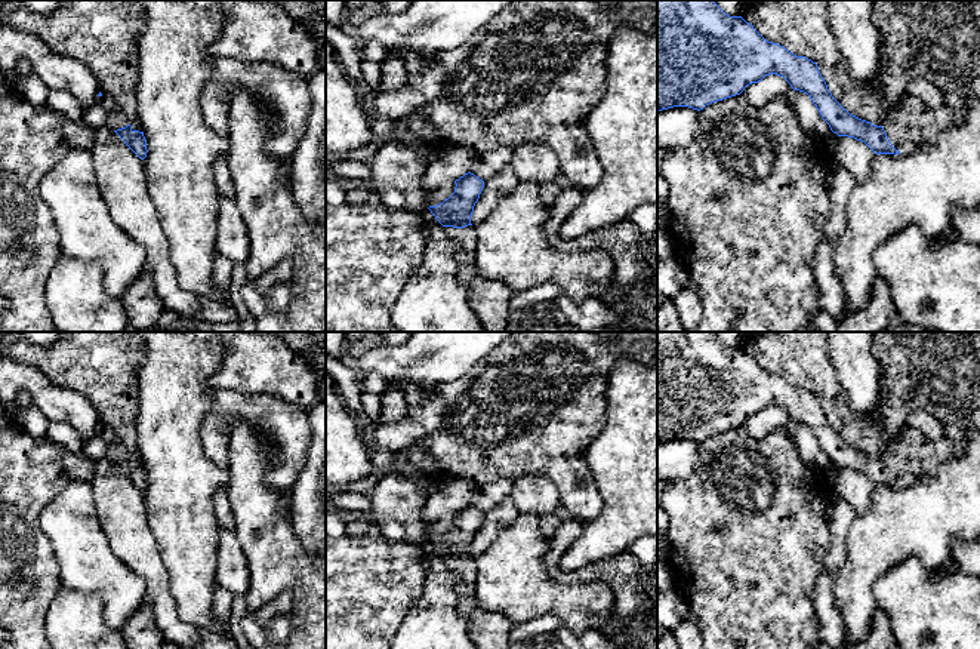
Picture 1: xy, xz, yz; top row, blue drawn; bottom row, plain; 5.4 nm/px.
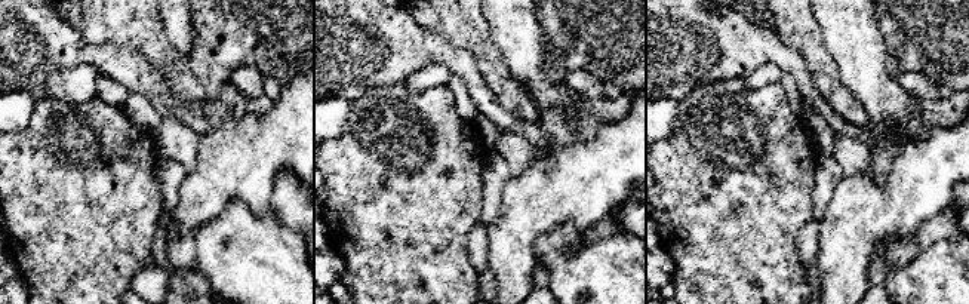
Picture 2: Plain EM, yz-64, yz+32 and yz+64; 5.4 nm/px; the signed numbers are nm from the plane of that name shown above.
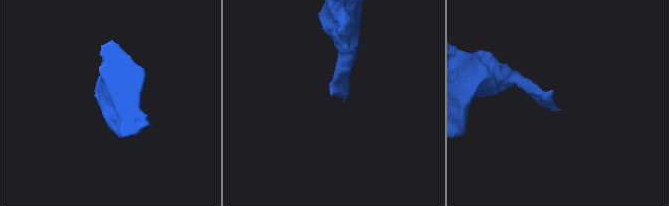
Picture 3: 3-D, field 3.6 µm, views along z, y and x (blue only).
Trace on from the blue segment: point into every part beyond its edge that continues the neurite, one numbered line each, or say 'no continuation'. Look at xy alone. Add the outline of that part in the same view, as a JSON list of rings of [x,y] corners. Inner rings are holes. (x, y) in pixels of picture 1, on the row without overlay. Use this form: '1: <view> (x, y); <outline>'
1: xy (116, 449); [[[96,428],[96,436],[101,437],[107,446],[105,456],[111,458],[114,462],[130,456],[132,462],[144,464],[142,455],[139,452],[130,452],[111,428]]]

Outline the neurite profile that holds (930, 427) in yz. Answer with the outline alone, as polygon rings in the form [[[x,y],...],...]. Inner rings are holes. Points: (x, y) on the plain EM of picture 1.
[[[925,410],[910,412],[906,425],[915,428],[931,442],[940,442],[944,439],[944,425]]]

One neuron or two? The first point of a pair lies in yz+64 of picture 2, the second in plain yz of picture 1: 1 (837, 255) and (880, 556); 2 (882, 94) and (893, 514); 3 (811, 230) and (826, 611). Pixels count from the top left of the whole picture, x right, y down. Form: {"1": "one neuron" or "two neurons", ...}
{"1": "one neuron", "2": "two neurons", "3": "one neuron"}

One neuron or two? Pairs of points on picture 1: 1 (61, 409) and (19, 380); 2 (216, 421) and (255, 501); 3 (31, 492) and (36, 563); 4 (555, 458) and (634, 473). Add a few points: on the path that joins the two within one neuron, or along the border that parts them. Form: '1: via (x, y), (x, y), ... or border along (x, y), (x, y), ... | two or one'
1: via (51, 399), (30, 380) | one
2: border along (234, 421), (230, 437), (230, 460), (225, 467) | two
3: via (28, 510), (28, 546) | one
4: border along (600, 431), (585, 455), (585, 463), (600, 497) | two

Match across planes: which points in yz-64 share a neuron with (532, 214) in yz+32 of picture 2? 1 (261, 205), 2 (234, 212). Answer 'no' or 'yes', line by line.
1: yes
2: no

